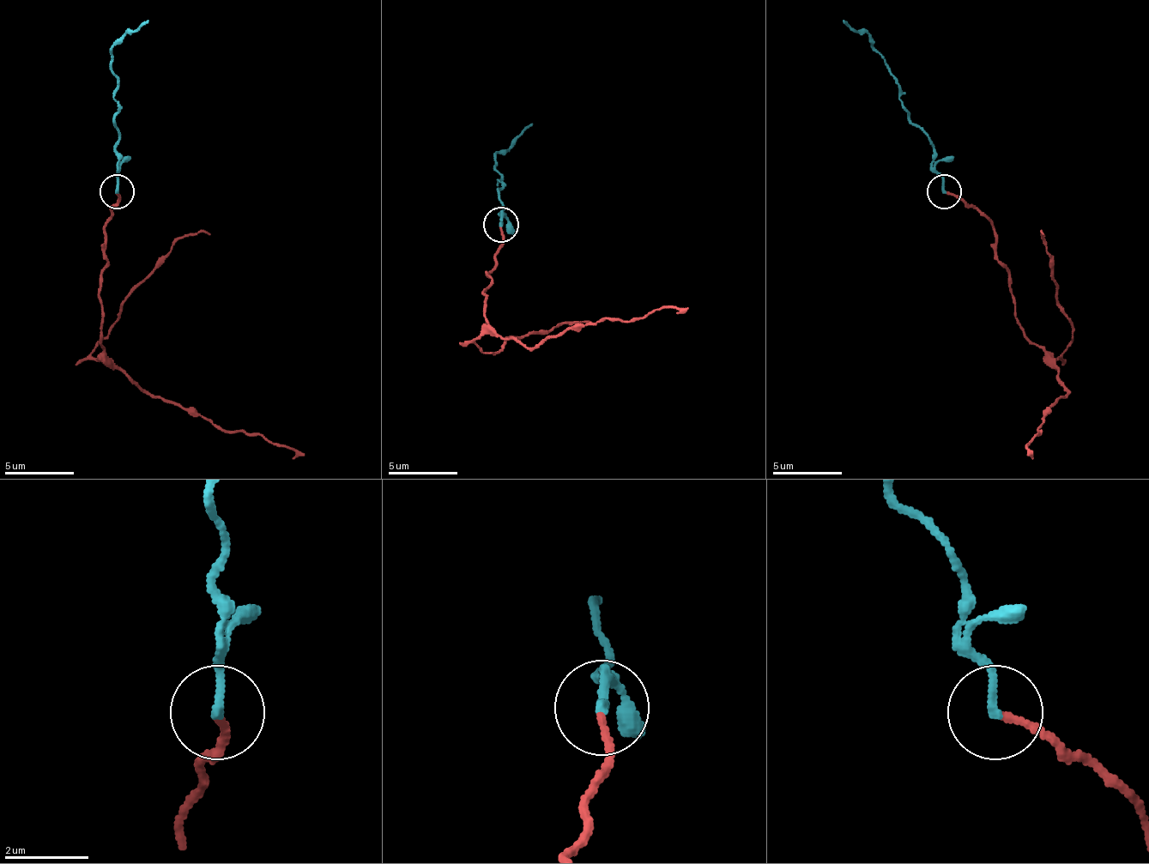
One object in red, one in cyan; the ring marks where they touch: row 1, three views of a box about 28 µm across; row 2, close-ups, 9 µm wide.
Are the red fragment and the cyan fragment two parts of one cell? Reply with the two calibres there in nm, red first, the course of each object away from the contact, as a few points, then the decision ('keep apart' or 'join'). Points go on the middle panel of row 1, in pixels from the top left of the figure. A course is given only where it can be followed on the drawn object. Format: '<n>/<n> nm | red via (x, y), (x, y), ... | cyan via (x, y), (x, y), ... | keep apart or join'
160/200 nm | red via (502, 225), (487, 274), (484, 319), (505, 340), (533, 347), (602, 319), (644, 319), (658, 308), (689, 308) | cyan via (502, 225), (498, 214), (502, 177), (494, 155), (533, 124) | join

